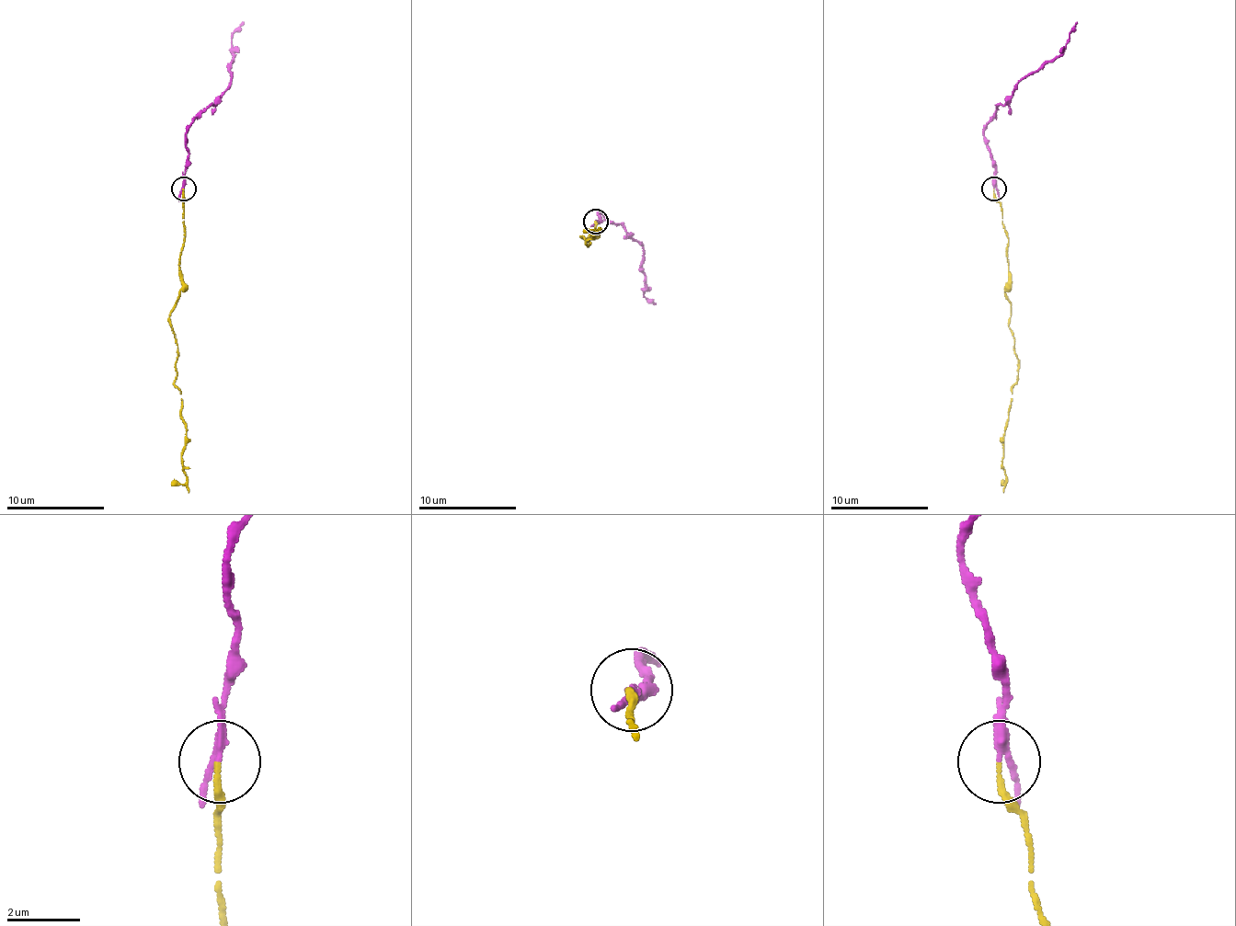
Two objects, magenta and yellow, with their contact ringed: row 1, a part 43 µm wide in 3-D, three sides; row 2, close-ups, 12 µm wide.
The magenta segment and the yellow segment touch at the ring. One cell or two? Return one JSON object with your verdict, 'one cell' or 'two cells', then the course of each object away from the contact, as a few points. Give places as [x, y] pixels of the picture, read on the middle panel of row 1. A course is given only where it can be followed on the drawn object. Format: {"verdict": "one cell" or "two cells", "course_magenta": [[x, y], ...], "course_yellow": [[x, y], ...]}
{"verdict": "two cells", "course_magenta": [[595, 222], [600, 219], [598, 211], [641, 244], [644, 297], [656, 304]], "course_yellow": [[595, 222], [595, 236], [583, 236], [590, 241], [588, 246], [598, 232], [583, 232]]}

